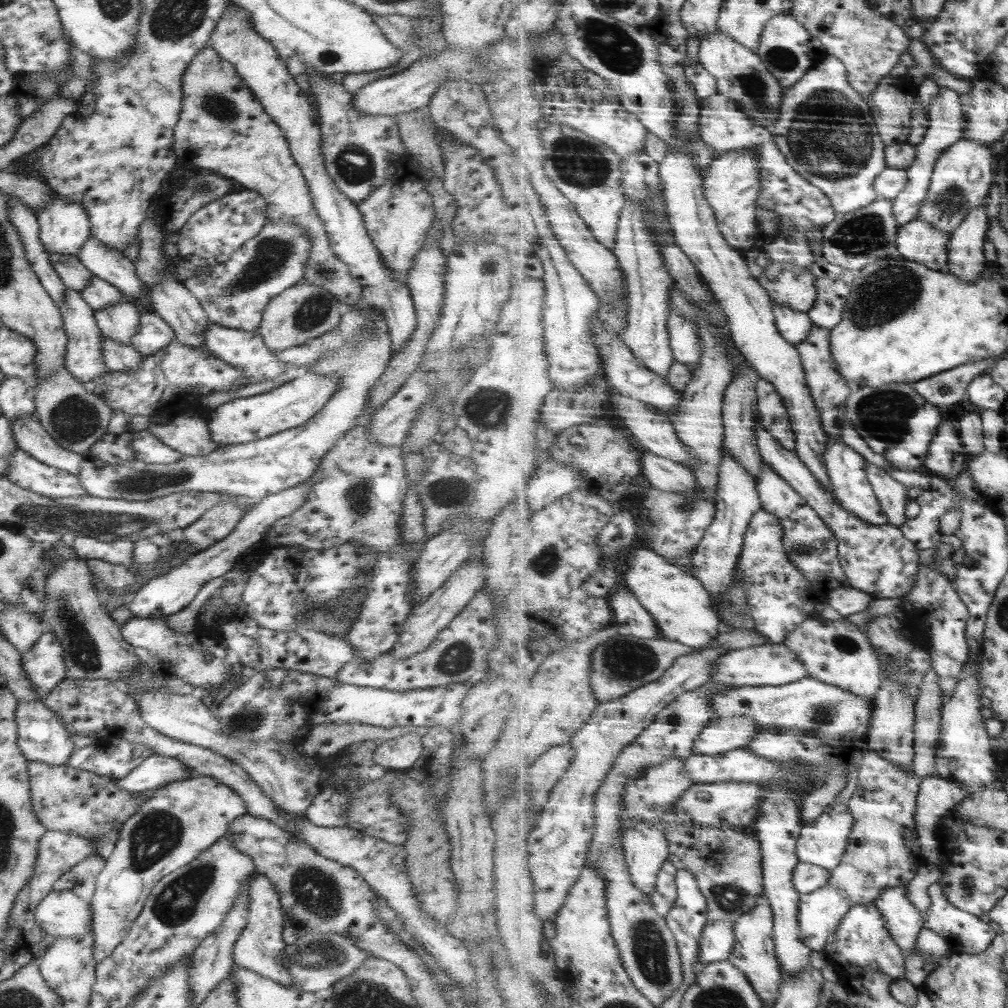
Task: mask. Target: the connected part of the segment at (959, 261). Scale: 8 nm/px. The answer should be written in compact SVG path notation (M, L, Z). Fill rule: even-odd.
M985 204L974 209L950 242L950 269L964 281L976 282L986 268L986 242L991 218Z

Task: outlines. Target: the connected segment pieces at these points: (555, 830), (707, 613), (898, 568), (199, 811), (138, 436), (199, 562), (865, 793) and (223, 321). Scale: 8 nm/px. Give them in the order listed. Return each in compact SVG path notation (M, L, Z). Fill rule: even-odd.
M721 646L681 657L658 682L638 688L626 698L601 704L587 725L573 736L571 742L577 750L573 767L554 787L550 802L542 813L540 826L529 837L530 864L537 889L536 909L546 927L556 923L559 911L585 872L589 850L598 832L597 794L608 780L610 771L617 766L622 752L634 744L638 736L645 733L678 697L712 682L721 656L728 655L730 651L731 648Z
M632 549L624 559L623 581L652 612L661 634L699 649L709 645L723 631L720 614L713 608L713 596L705 584L686 569L670 562L654 549Z
M759 408L757 434L760 434L760 447L764 461L790 481L794 489L798 490L798 493L802 494L834 529L839 540L841 563L849 576L851 586L873 594L876 599L905 598L914 588L917 574L922 566L921 548L906 538L901 527L894 526L890 522L884 526L872 524L850 512L835 493L824 489L806 463L801 461L801 456L795 450L788 450L764 426Z
M198 775L191 779L168 783L154 791L140 806L138 812L130 816L115 842L113 853L105 858L104 868L96 878L96 889L91 899L93 912L91 930L94 935L93 954L96 962L104 958L120 944L139 915L153 886L163 877L192 862L202 851L209 849L218 839L226 836L229 825L238 816L246 814L241 796L229 786L211 776Z
M148 429L135 431L131 445L135 458L148 464L172 464L182 455L177 450L166 446Z
M304 483L261 498L250 510L246 510L234 532L231 532L226 538L209 546L206 550L186 557L170 571L144 582L135 593L134 600L127 606L130 612L134 617L140 618L166 617L180 612L196 598L201 588L209 580L224 576L226 572L232 570L238 564L238 558L261 541L265 532L277 520L294 514L306 501L307 487L304 486Z
M866 746L864 750L864 760L859 770L859 784L854 795L849 800L849 807L857 818L857 827L854 828L852 844L845 854L845 860L840 866L832 869L829 886L839 888L847 894L853 902L853 906L858 906L863 902L875 902L882 896L887 888L894 888L910 884L916 873L928 863L922 855L922 845L920 834L918 834L918 795L922 777L918 777L913 768L903 768L902 765L894 764L889 758L882 757L880 753L874 753Z
M266 223L258 235L233 252L226 263L216 264L209 273L204 272L194 278L188 278L182 284L199 300L209 322L244 332L254 332L261 323L266 304L303 280L310 250L312 241L308 233L300 227L286 223Z

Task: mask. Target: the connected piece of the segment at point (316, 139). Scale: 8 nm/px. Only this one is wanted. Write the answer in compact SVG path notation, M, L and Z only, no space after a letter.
M234 3L232 7L228 4L216 28L211 32L210 46L222 58L234 65L239 77L261 102L270 118L284 132L292 158L301 168L306 179L312 204L326 230L330 248L346 264L354 282L358 282L363 304L374 305L382 311L389 328L392 351L398 353L402 345L410 339L417 325L412 295L407 285L396 281L394 273L386 267L378 249L372 245L372 239L368 237L358 205L350 201L350 198L346 197L328 176L325 158L322 155L321 126L318 123L318 113L309 101L309 92L302 91L296 85L293 74L289 73L276 49L269 40L264 40L255 31L251 16L245 12L245 9L234 7Z

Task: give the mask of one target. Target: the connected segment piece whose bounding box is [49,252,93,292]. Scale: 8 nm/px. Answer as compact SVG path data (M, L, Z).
M53 252L49 255L49 260L66 288L81 292L90 283L93 275L81 264L77 256Z

